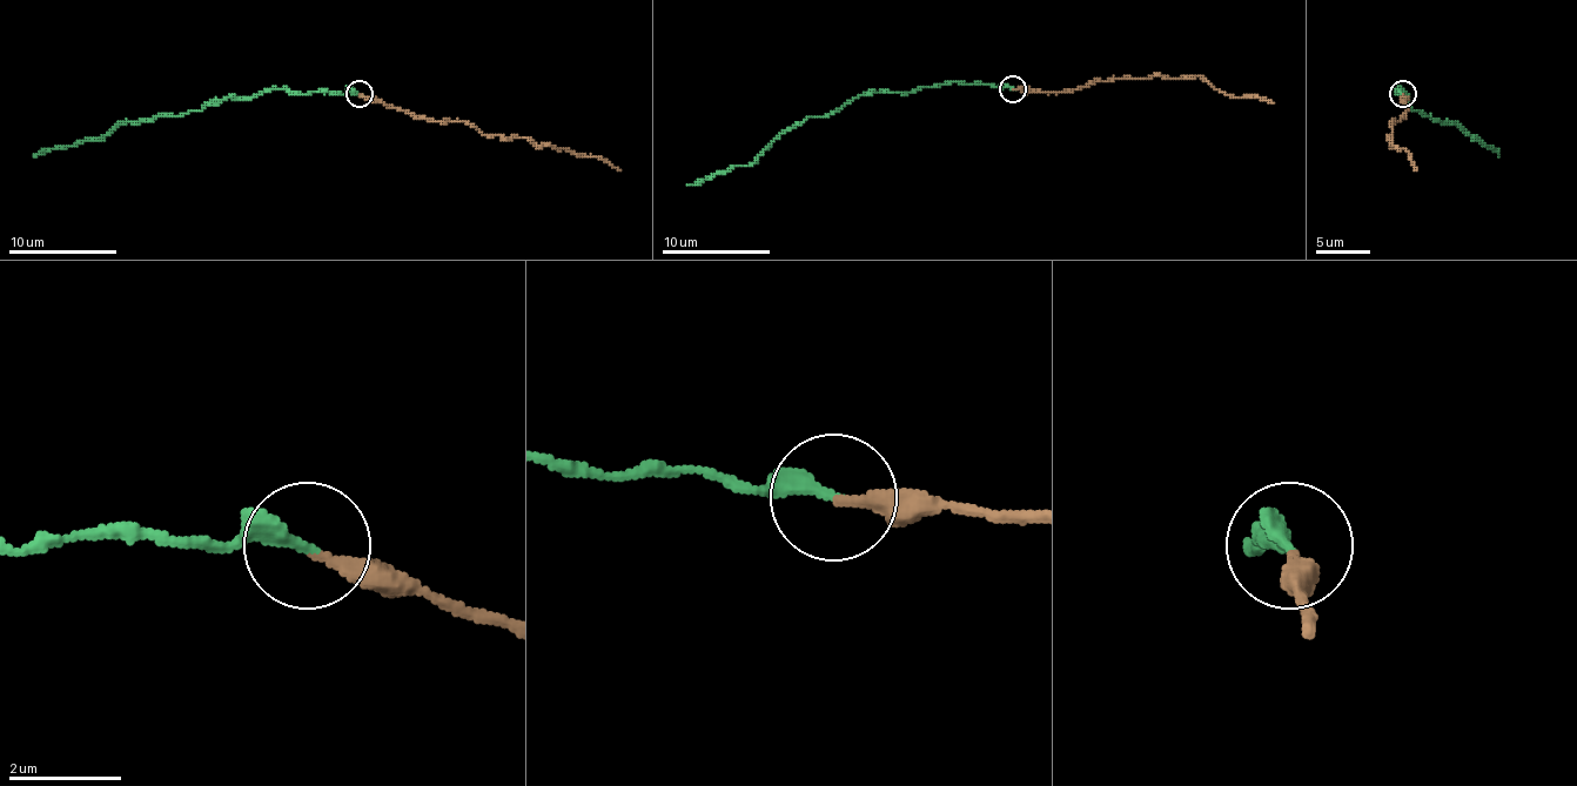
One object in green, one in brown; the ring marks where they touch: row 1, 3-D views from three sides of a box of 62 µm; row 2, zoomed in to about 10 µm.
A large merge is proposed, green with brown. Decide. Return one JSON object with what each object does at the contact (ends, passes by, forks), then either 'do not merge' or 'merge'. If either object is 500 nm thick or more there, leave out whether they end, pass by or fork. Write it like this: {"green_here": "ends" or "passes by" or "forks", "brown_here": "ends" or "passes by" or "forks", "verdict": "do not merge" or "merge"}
{"green_here": "passes by", "brown_here": "ends", "verdict": "merge"}

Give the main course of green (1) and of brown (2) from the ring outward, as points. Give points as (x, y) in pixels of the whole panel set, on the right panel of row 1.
1: (1403, 94), (1395, 94), (1401, 88), (1414, 111), (1424, 116), (1457, 121), (1498, 156)
2: (1403, 94), (1406, 113), (1393, 121), (1389, 146), (1409, 154), (1417, 170)

